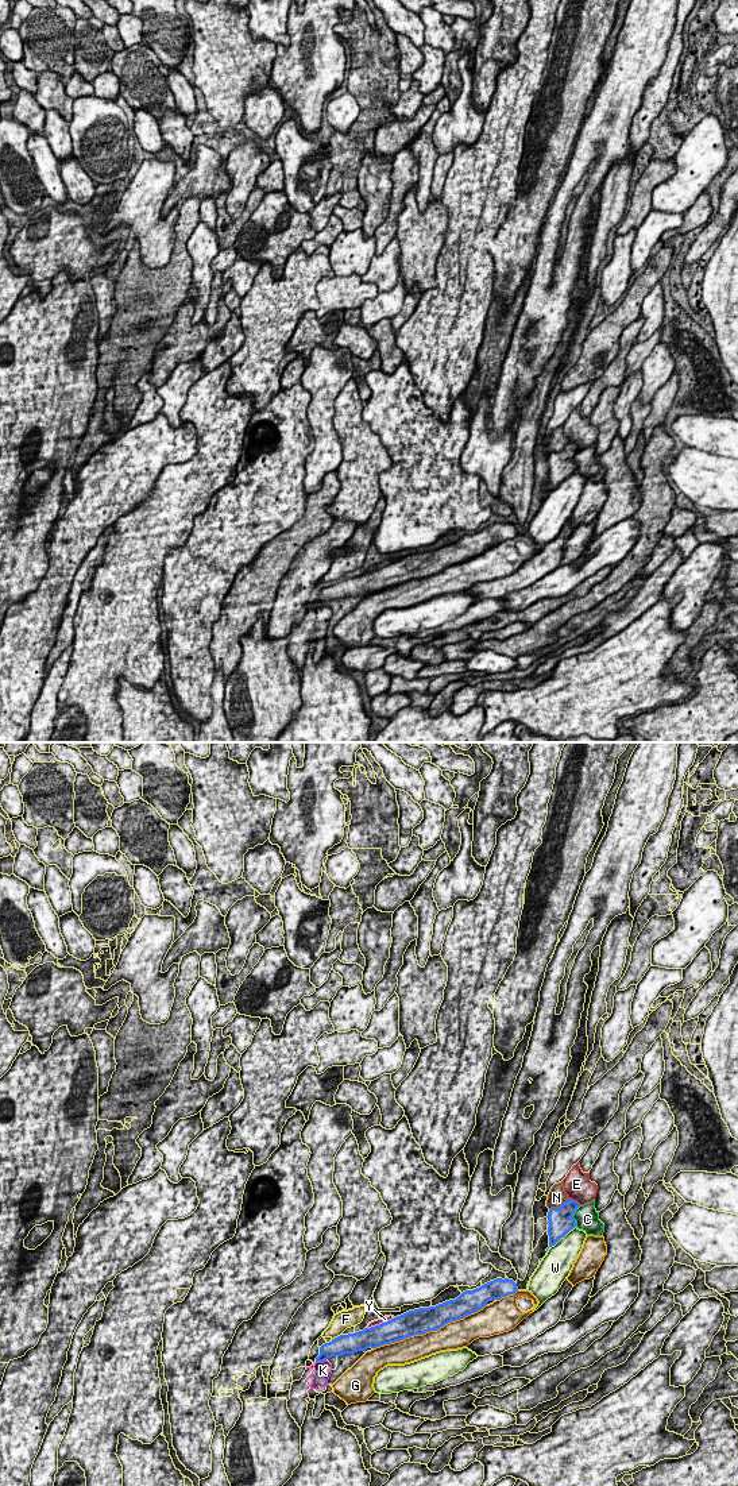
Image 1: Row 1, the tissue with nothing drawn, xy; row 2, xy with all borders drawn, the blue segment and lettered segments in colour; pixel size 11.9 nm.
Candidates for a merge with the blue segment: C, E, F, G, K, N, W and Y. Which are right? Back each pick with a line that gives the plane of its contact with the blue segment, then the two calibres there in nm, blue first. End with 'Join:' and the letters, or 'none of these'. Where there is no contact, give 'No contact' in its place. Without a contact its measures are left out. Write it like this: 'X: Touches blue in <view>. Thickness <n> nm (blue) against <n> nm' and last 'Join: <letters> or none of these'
Join: none of these

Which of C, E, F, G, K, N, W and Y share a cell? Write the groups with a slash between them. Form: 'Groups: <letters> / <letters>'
Groups: C / E / F K / G / N Y / W

